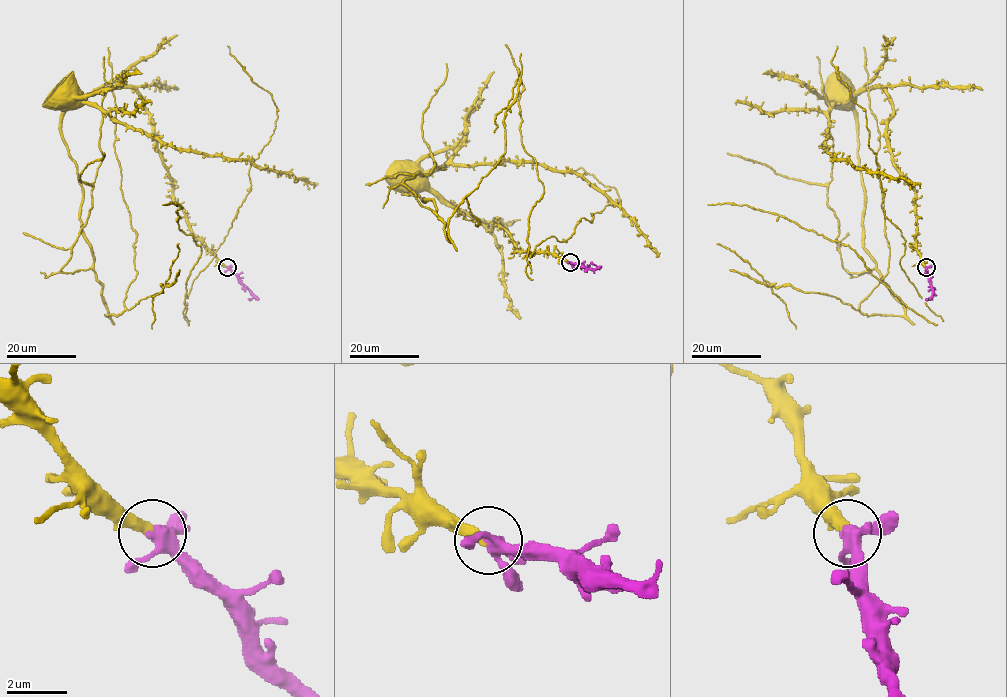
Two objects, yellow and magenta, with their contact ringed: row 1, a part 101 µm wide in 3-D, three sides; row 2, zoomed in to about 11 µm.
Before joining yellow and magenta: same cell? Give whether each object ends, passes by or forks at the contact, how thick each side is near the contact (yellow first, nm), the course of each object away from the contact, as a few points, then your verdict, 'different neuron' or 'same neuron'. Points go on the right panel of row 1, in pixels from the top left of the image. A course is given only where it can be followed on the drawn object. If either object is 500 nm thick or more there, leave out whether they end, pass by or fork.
yellow ends there; magenta forks there; 380 nm thick on the yellow side, 320 nm on the other; yellow runs (926, 267), (916, 238), (915, 187), (889, 146), (891, 97), (882, 88), (847, 95), (833, 87); magenta runs (926, 267), (932, 290), (932, 295), (926, 299); same neuron

